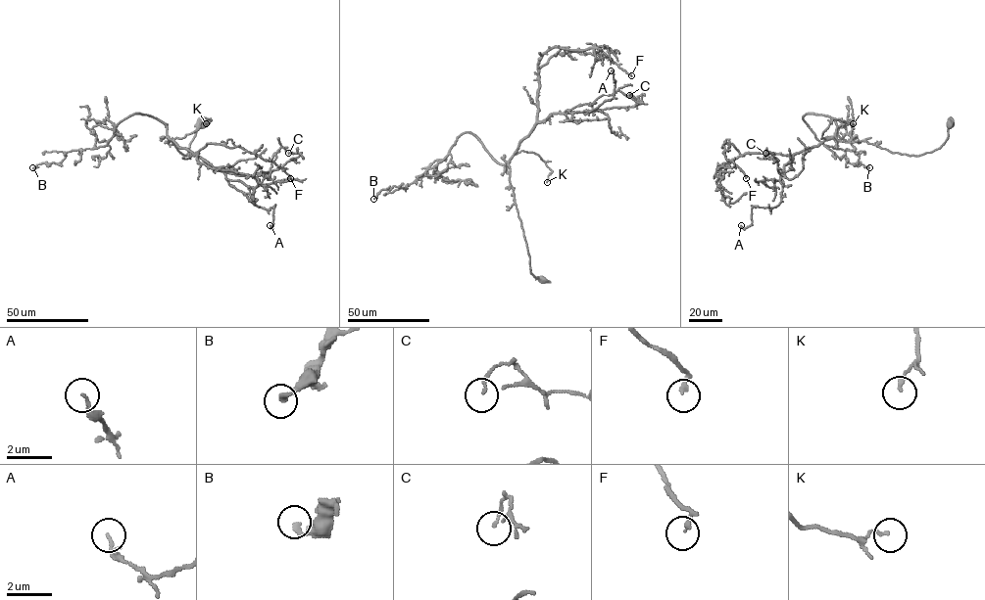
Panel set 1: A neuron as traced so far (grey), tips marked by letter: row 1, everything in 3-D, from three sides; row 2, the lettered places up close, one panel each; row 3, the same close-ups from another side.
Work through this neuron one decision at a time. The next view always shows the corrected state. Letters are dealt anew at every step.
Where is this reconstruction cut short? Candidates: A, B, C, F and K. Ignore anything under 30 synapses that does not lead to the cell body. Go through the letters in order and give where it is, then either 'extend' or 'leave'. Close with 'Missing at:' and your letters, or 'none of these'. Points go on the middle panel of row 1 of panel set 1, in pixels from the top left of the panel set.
A: place (611, 70); leave
B: place (373, 199); leave
C: place (629, 95); leave
F: place (631, 75); leave
K: place (547, 182); leave
Missing at: none of these

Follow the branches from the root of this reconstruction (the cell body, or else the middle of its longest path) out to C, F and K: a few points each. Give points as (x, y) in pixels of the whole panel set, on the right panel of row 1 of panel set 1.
C: (950, 123), (943, 144), (917, 156), (832, 137), (796, 153), (782, 175), (776, 159), (765, 153)
F: (950, 123), (943, 144), (917, 156), (835, 137), (792, 155), (741, 155), (723, 144), (725, 158), (746, 178)
K: (950, 123), (948, 137), (943, 144), (917, 156), (891, 153), (866, 141), (821, 138), (832, 118), (853, 123)

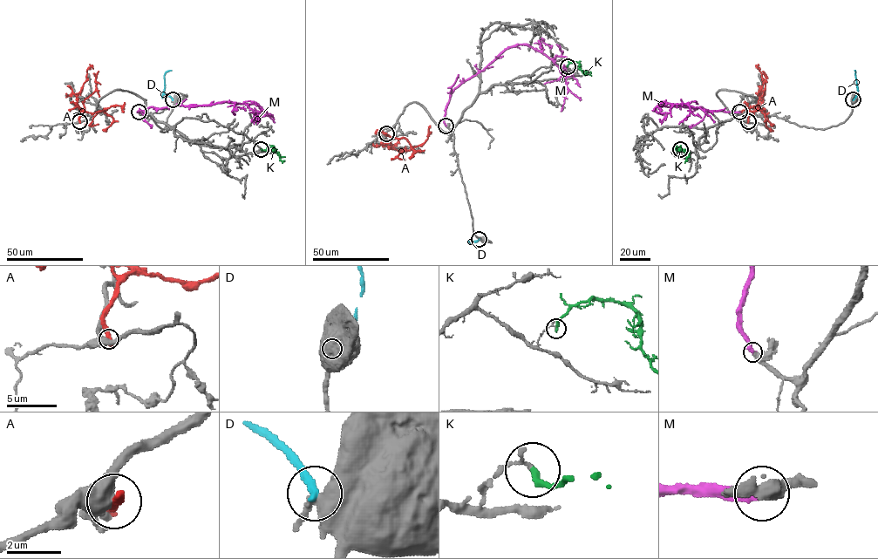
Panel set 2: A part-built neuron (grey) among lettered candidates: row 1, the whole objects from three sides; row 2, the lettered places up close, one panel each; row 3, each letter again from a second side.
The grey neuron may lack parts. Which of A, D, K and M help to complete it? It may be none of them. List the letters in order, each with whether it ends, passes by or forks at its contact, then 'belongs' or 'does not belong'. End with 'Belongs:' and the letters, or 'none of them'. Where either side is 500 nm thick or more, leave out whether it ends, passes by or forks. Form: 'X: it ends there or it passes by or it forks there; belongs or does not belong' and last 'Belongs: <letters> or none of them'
A: it ends there; does not belong
D: does not belong
K: it ends there; does not belong
M: it ends there; belongs
Belongs: M

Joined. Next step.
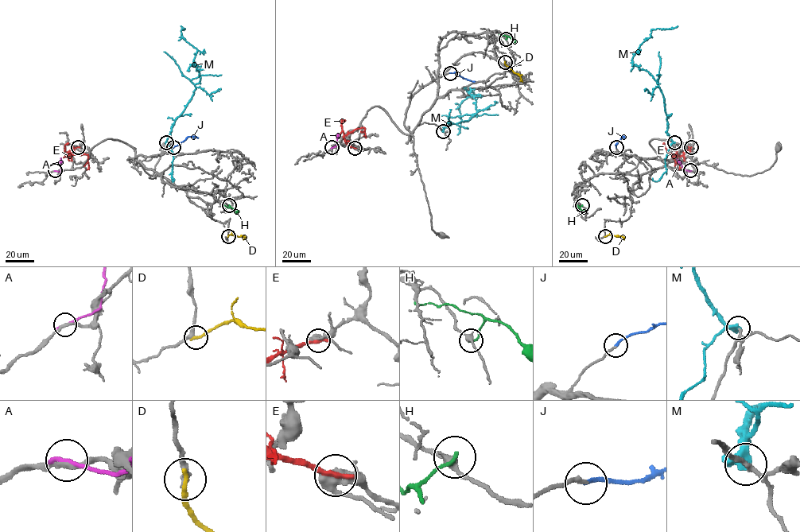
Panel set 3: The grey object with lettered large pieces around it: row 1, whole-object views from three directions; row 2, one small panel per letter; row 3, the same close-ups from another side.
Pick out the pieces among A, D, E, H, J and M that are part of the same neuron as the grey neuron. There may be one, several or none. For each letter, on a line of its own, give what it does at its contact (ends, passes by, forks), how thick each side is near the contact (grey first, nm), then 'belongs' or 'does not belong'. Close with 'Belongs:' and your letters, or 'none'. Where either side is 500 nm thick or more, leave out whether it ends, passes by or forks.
A: it ends; calibres 260 and 240 nm; does not belong
D: it ends; calibres 240 and 260 nm; does not belong
E: it ends; calibres 480 and 320 nm; does not belong
H: it ends; calibres 320 and 170 nm; does not belong
J: it ends; calibres 200 and 180 nm; belongs
M: it passes by; calibres 190 and 400 nm; does not belong
Belongs: J

